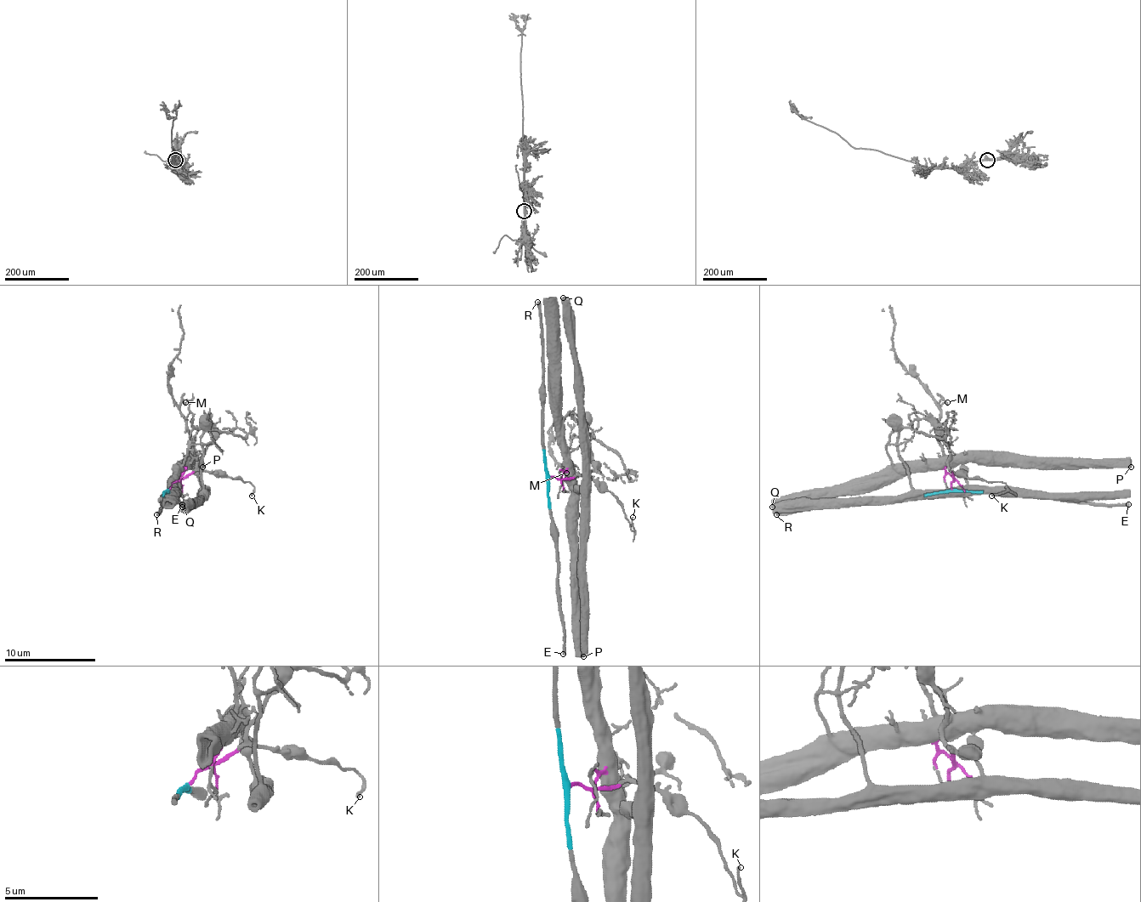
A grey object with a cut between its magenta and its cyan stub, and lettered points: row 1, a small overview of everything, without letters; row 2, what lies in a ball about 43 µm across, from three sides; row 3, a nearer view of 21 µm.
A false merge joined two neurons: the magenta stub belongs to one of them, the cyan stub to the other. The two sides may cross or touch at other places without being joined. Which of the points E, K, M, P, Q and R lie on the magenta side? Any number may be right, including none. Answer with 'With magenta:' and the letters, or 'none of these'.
With magenta: K, M, P, Q

